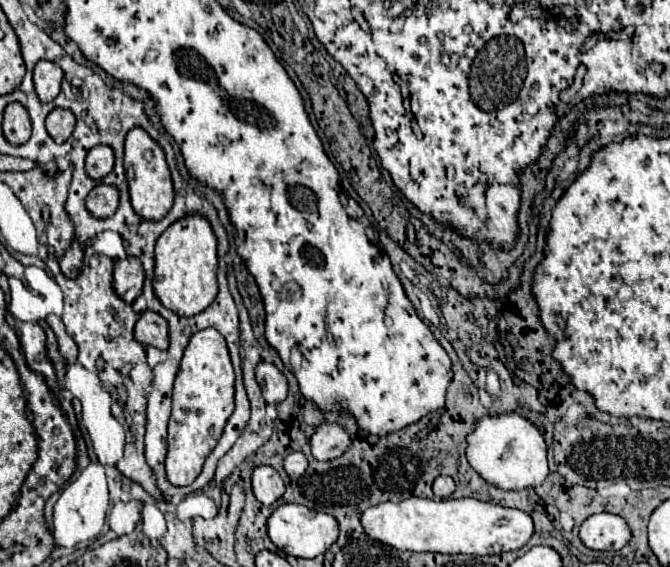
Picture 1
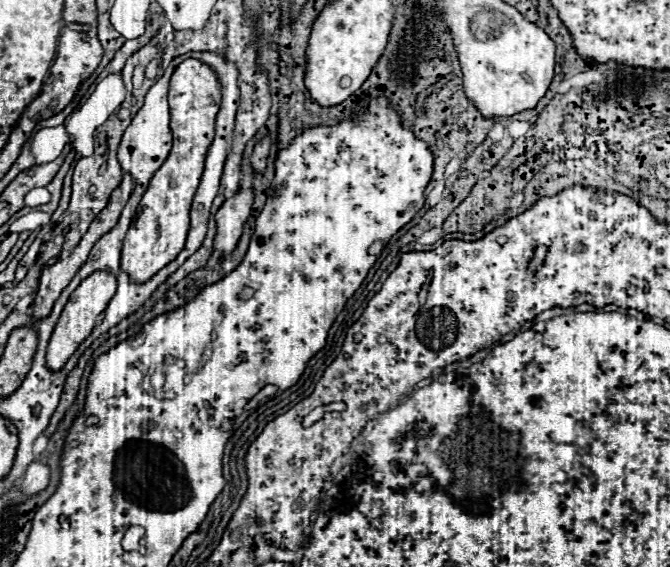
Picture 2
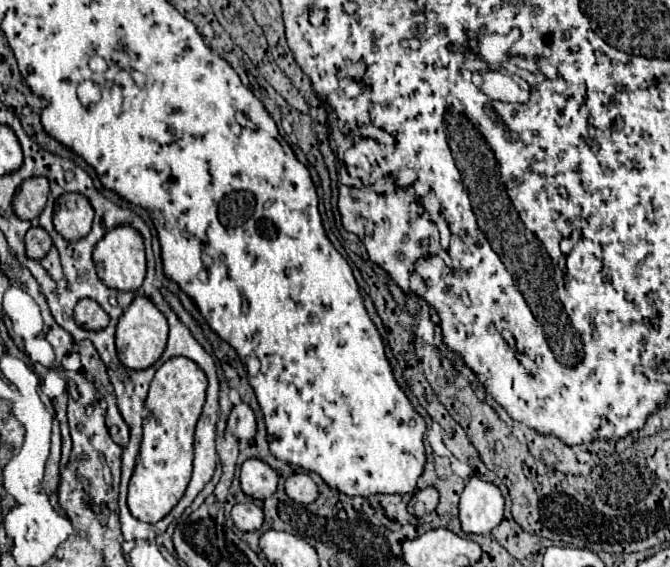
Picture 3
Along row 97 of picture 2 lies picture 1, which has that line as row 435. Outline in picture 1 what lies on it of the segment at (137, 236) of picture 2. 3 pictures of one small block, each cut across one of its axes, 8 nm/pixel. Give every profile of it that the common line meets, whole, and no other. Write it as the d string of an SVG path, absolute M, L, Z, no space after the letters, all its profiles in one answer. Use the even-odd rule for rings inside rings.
M206 328L190 338L174 382L172 416L168 424L166 476L174 486L186 486L196 480L206 456L216 446L228 418L234 412L234 370L224 336Z

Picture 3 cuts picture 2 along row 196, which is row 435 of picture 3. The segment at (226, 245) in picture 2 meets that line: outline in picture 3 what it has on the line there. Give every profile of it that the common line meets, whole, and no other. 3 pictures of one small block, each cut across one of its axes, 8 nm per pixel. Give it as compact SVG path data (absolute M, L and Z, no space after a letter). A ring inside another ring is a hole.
M238 404L232 408L226 424L226 432L230 432L236 440L250 440L256 434L256 420L254 412L248 404Z

